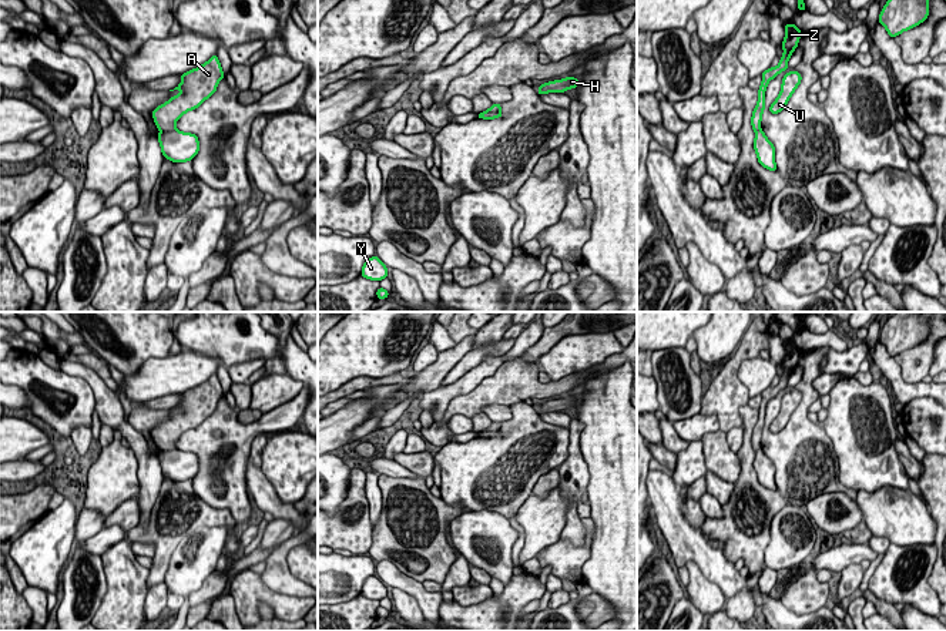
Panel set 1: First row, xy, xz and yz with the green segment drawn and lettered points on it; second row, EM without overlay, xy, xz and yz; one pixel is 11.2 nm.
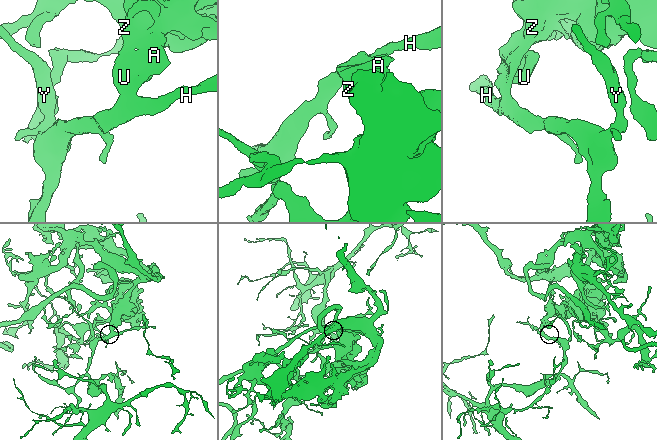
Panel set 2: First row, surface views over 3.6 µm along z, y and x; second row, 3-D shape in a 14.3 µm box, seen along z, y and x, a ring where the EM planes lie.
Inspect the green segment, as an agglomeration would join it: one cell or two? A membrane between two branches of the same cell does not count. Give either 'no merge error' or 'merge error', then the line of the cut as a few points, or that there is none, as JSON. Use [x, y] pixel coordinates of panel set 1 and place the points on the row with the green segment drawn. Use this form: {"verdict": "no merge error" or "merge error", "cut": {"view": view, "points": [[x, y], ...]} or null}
{"verdict": "merge error", "cut": {"view": "xy", "points": [[177, 130], [161, 131]]}}

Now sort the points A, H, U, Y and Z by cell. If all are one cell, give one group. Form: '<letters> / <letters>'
A U Z / H Y

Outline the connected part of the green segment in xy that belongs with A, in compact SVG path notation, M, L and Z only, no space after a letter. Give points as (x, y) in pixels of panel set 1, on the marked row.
M215 54L202 66L180 75L182 81L174 90L181 90L182 93L171 97L152 111L154 122L161 131L177 131L175 122L185 113L198 108L209 98L225 74Z

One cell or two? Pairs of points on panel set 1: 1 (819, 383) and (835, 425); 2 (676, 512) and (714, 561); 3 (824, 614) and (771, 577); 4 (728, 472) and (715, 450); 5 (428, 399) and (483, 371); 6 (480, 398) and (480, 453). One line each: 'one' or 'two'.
1: two
2: one
3: two
4: one
5: one
6: two

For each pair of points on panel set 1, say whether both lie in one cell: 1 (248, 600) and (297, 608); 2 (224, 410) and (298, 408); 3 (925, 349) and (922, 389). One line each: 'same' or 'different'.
1: same
2: same
3: different

